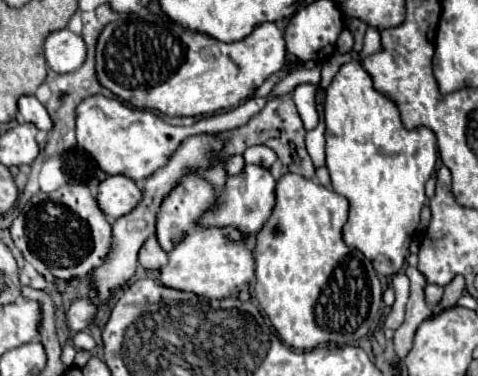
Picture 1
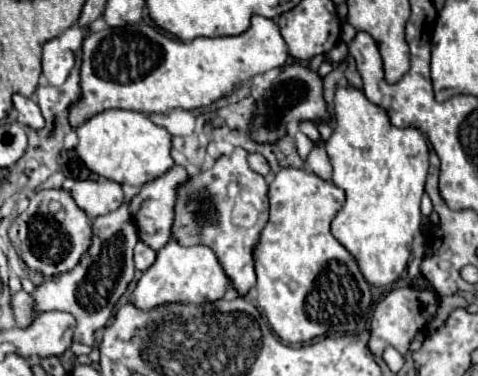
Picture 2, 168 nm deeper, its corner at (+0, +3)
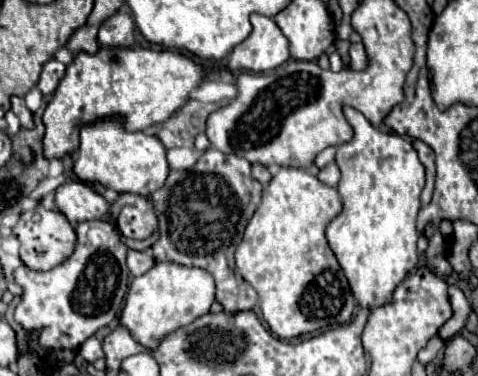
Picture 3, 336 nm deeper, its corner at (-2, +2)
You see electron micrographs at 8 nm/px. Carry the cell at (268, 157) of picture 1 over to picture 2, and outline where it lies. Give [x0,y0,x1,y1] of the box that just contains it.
[248,154,270,176]

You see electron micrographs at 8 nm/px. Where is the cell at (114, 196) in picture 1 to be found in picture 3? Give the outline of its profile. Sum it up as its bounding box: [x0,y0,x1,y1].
[56,181,112,223]

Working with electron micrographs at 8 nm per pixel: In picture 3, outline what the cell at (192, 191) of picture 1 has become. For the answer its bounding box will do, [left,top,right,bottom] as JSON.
[112,193,160,251]

